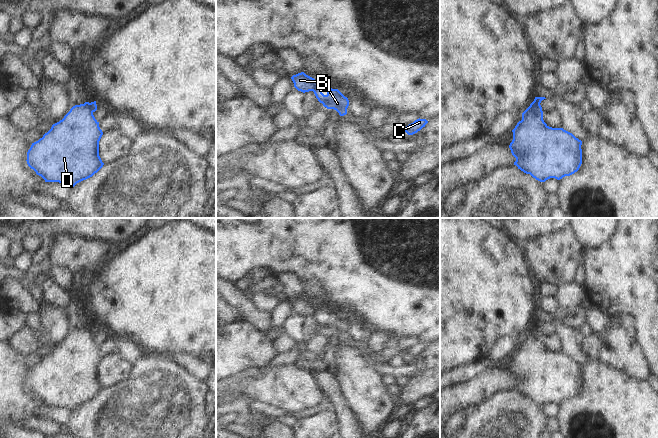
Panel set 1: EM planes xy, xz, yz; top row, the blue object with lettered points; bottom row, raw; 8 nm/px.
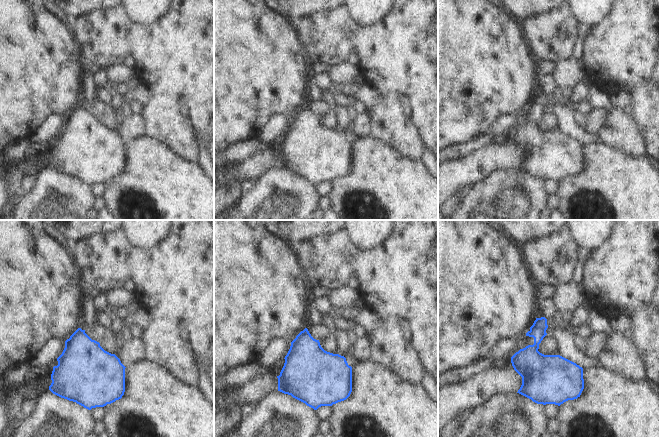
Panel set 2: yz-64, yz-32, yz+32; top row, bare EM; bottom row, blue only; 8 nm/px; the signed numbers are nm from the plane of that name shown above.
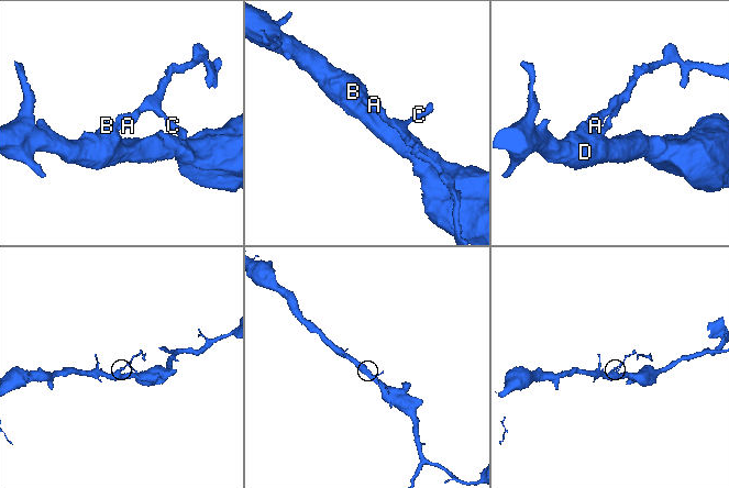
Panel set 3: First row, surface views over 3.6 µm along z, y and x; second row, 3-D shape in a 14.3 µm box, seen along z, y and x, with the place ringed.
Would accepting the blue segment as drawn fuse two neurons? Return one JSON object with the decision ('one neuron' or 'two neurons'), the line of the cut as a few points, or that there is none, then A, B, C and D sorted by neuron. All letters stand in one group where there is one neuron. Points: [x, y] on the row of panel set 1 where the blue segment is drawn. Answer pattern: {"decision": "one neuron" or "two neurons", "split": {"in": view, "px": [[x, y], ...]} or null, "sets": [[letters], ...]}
{"decision": "two neurons", "split": {"in": "yz", "px": [[529, 106], [542, 114]]}, "sets": [["A", "C"], ["B", "D"]]}

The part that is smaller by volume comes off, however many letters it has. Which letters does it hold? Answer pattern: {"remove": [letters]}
{"remove": ["A", "C"]}

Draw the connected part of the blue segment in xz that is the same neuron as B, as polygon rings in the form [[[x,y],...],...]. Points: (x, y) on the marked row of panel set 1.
[[[304,72],[298,73],[291,77],[294,87],[303,93],[314,91],[316,84],[319,82],[314,78],[306,75]]]

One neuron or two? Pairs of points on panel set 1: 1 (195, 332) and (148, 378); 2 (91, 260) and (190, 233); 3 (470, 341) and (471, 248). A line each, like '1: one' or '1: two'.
1: two
2: two
3: one

